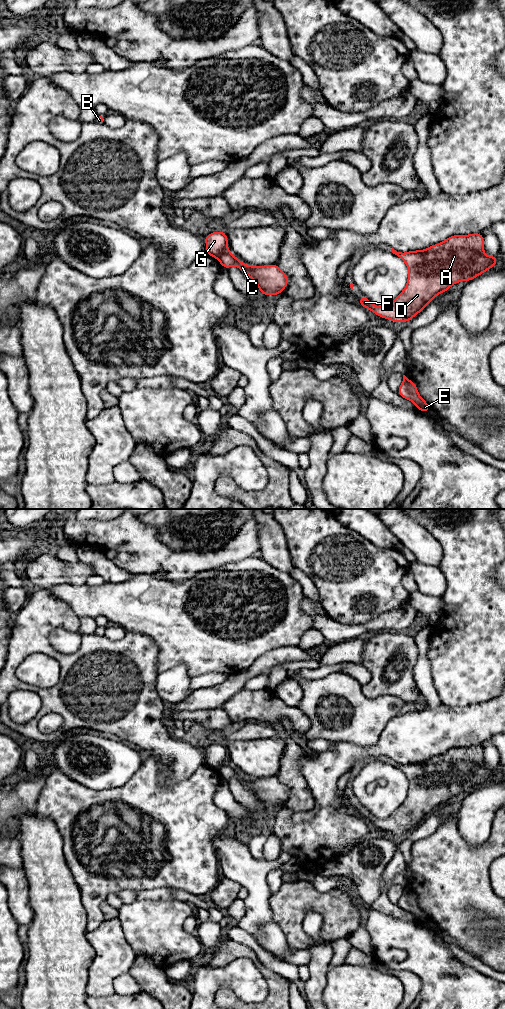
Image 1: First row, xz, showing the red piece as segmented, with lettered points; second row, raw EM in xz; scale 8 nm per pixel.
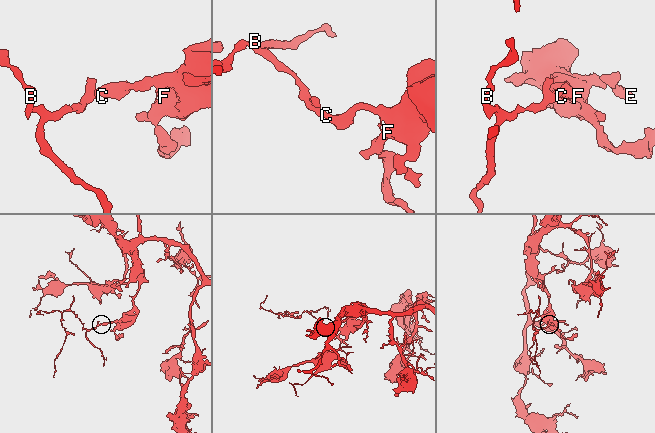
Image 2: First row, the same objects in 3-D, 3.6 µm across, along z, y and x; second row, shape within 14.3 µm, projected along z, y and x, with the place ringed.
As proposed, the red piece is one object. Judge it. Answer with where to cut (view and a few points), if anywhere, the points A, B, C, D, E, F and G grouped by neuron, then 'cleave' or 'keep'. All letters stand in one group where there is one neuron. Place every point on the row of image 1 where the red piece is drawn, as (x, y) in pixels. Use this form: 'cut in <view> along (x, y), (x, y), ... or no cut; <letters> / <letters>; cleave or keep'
cut in xz along (227, 249), (218, 258); A C D E F / B G; cleave

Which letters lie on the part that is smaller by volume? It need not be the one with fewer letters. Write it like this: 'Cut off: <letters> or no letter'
Cut off: B, G

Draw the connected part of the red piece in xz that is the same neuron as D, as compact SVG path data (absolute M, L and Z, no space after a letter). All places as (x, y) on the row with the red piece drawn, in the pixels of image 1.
M482 233L470 235L452 235L445 241L432 245L425 250L397 252L393 248L392 253L400 257L409 269L407 285L404 290L387 306L378 307L370 302L367 297L361 296L358 303L371 310L377 316L400 323L409 322L420 313L425 306L432 302L440 293L460 281L471 281L480 274L489 270L497 264L497 256L486 256L484 254L484 239Z

